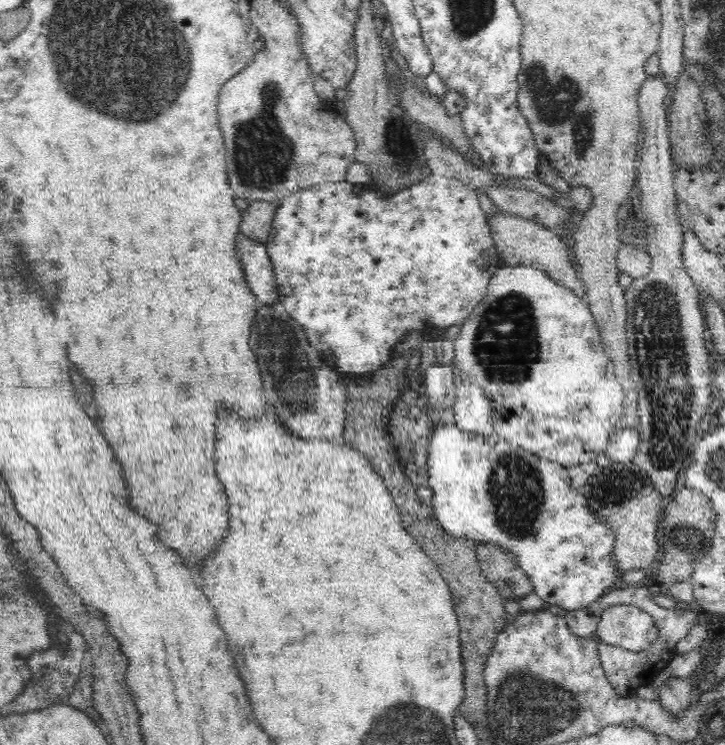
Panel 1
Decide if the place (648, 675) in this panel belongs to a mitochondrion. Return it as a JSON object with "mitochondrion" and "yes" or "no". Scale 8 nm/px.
{"mitochondrion":"no"}

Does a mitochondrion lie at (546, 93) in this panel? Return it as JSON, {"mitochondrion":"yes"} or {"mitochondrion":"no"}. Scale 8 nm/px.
{"mitochondrion":"yes"}

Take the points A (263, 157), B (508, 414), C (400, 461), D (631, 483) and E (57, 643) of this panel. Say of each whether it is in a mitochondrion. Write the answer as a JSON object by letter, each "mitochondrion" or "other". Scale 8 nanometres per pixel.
{"A":"mitochondrion","B":"other","C":"other","D":"mitochondrion","E":"other"}

